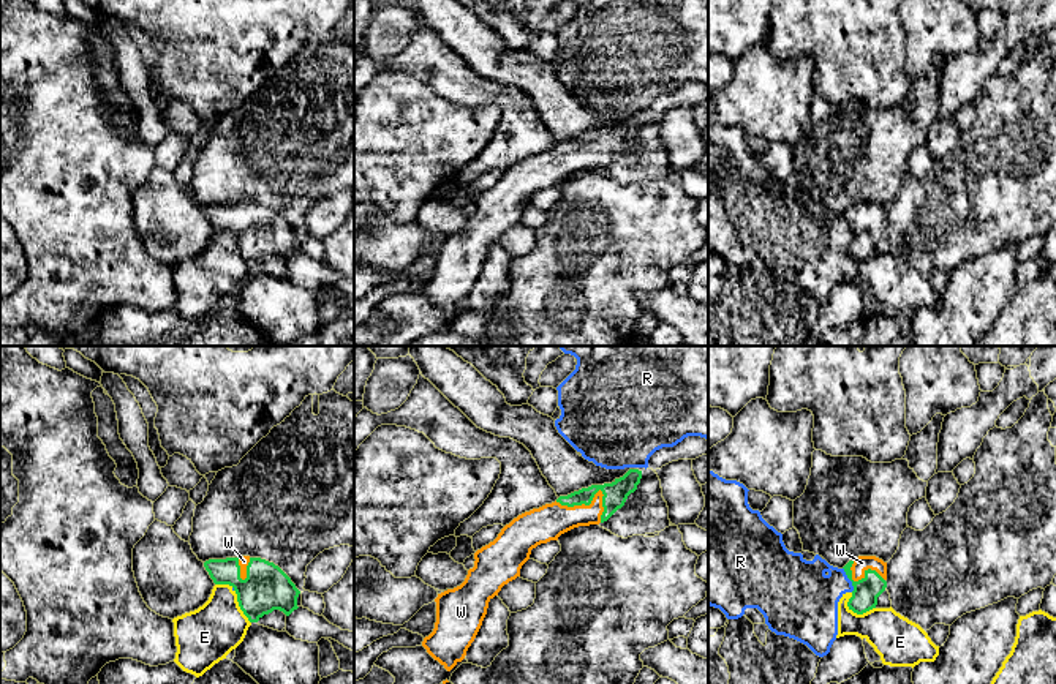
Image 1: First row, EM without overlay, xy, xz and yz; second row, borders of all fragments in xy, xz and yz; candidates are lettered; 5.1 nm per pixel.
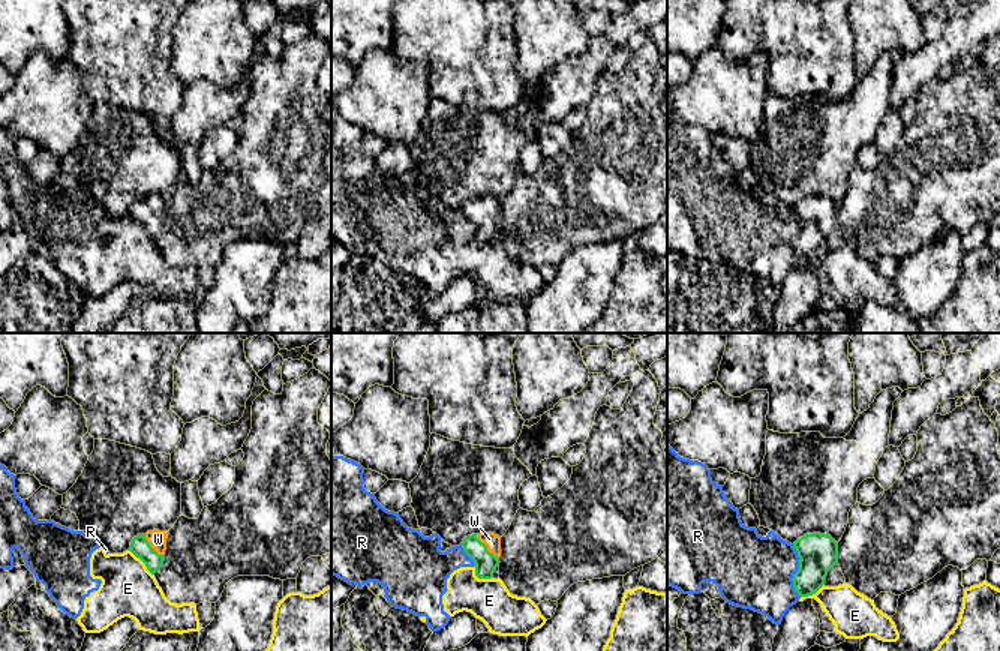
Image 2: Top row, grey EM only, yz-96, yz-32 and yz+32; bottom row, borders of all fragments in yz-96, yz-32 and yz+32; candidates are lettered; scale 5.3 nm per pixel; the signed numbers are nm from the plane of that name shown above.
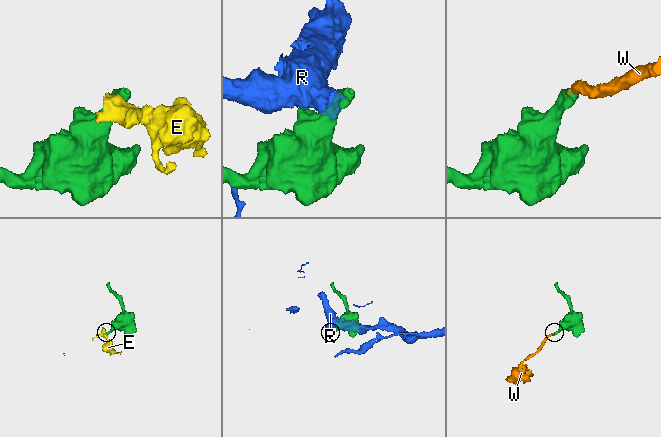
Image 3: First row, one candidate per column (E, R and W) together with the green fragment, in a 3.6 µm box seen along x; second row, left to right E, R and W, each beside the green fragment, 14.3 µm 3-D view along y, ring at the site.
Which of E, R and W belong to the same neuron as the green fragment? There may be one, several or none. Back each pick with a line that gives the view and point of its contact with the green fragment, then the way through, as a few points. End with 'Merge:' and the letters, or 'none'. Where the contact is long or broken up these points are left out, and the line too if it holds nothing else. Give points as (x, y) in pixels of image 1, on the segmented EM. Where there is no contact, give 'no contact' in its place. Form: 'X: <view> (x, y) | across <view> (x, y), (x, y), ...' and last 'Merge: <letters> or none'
W: xz (592, 498) | across xz (615, 493), (599, 490), (592, 498), (585, 507), (549, 522)
Merge: W

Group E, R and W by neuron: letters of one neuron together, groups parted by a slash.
E R / W

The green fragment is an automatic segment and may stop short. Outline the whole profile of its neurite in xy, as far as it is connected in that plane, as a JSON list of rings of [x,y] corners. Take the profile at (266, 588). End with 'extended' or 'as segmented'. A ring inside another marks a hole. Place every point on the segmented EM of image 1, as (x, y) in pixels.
[[[261,558],[209,559],[206,570],[215,584],[229,584],[250,622],[258,622],[273,610],[289,616],[297,610],[300,591],[291,578],[273,562]]]; extended

